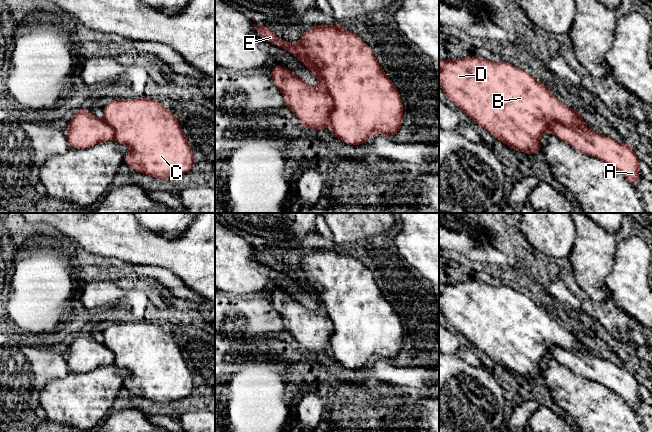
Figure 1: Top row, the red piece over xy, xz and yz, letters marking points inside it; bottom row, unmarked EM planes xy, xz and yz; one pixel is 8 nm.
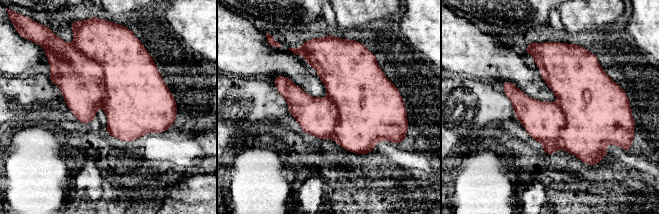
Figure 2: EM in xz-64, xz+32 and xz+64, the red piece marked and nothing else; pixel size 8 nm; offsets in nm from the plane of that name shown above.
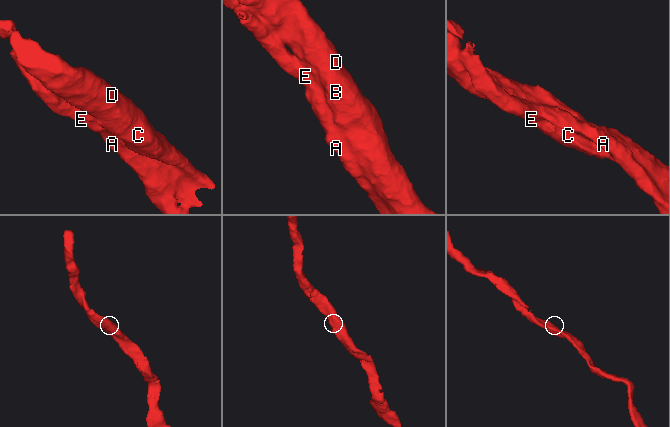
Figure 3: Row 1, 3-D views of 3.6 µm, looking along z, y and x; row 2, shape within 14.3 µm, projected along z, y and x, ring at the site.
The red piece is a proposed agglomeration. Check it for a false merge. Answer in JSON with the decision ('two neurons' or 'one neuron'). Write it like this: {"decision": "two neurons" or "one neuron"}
{"decision": "one neuron"}

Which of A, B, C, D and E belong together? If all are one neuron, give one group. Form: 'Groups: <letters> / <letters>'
Groups: A B C D E

